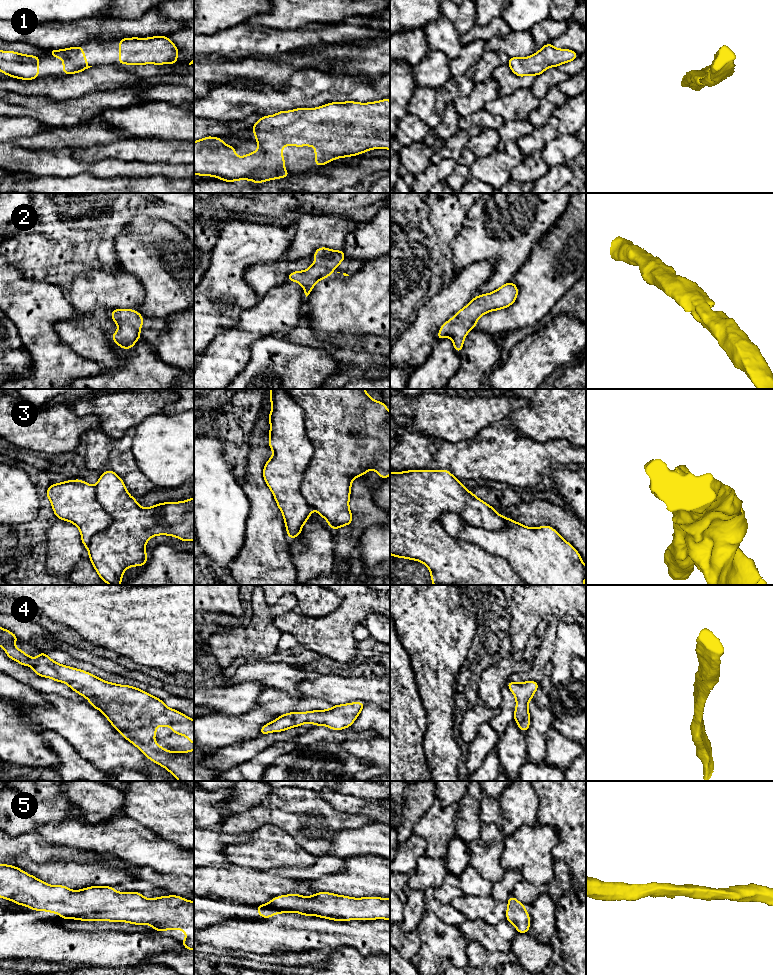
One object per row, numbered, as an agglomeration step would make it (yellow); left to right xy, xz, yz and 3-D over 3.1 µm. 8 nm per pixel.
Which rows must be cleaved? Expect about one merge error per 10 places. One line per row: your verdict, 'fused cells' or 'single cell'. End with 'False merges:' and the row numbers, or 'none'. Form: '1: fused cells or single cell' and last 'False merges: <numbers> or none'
1: single cell
2: single cell
3: single cell
4: single cell
5: single cell
False merges: none

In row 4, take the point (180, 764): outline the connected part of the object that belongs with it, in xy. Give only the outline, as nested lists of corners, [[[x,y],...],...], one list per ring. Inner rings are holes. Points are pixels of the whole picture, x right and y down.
[[[0,627],[0,646],[4,647],[4,651],[9,658],[17,661],[21,665],[31,666],[34,672],[40,677],[51,678],[54,681],[67,684],[76,693],[88,699],[92,707],[101,711],[106,716],[107,720],[113,725],[113,727],[125,739],[130,741],[139,750],[141,750],[148,759],[167,769],[179,781],[194,781],[194,749],[190,751],[179,752],[175,750],[173,752],[169,752],[166,748],[160,747],[154,740],[154,734],[158,733],[159,730],[153,727],[154,725],[168,726],[172,729],[173,734],[183,735],[188,738],[189,742],[194,744],[194,720],[179,711],[167,707],[162,700],[142,691],[139,688],[110,683],[86,671],[61,665],[50,659],[45,652],[41,652],[36,658],[32,659],[28,654],[14,646],[13,643],[18,640],[20,639],[11,631]]]

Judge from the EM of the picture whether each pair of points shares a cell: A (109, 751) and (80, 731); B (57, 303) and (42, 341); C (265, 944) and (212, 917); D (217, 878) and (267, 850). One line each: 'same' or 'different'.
A: same
B: same
C: different
D: different

